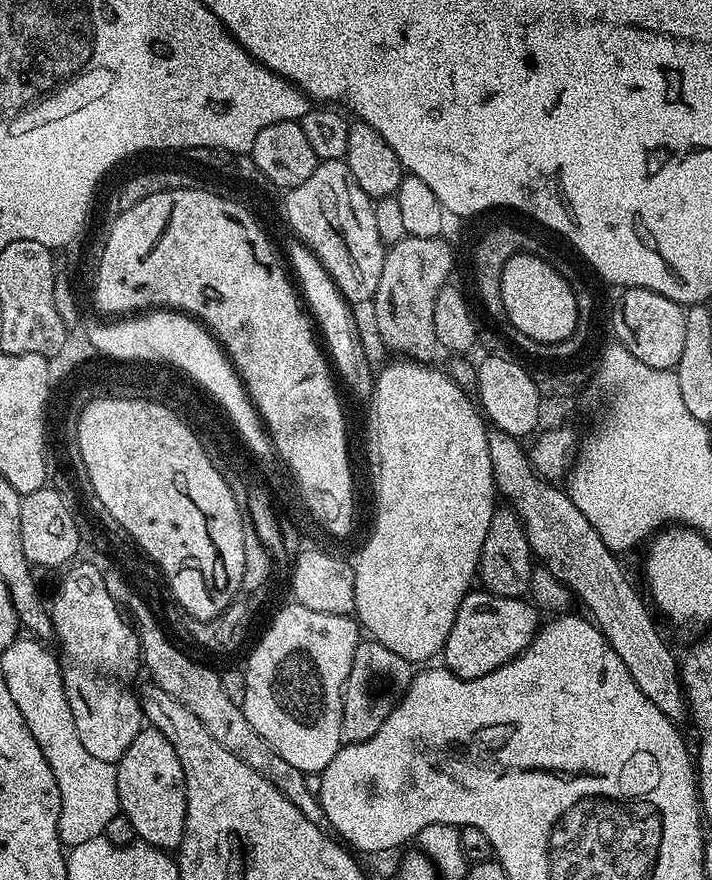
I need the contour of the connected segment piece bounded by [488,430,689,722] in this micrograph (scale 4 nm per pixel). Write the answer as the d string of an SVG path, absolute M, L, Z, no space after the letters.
M492 430L488 433L488 441L497 493L503 499L505 496L512 500L508 502L524 521L533 557L537 561L545 560L548 563L545 564L547 572L560 581L575 599L577 596L588 607L587 615L606 642L610 642L614 654L622 658L638 690L642 690L642 694L646 694L646 698L650 698L650 702L654 702L654 706L658 706L666 718L673 722L680 722L683 716L685 719L689 710L688 701L684 698L684 686L680 683L678 656L668 649L667 642L660 637L645 597L636 593L635 586L628 581L612 549L602 542L598 530L590 526L586 514L574 506L567 491L549 482L533 468L525 445L523 448L520 445L523 443L517 437Z

